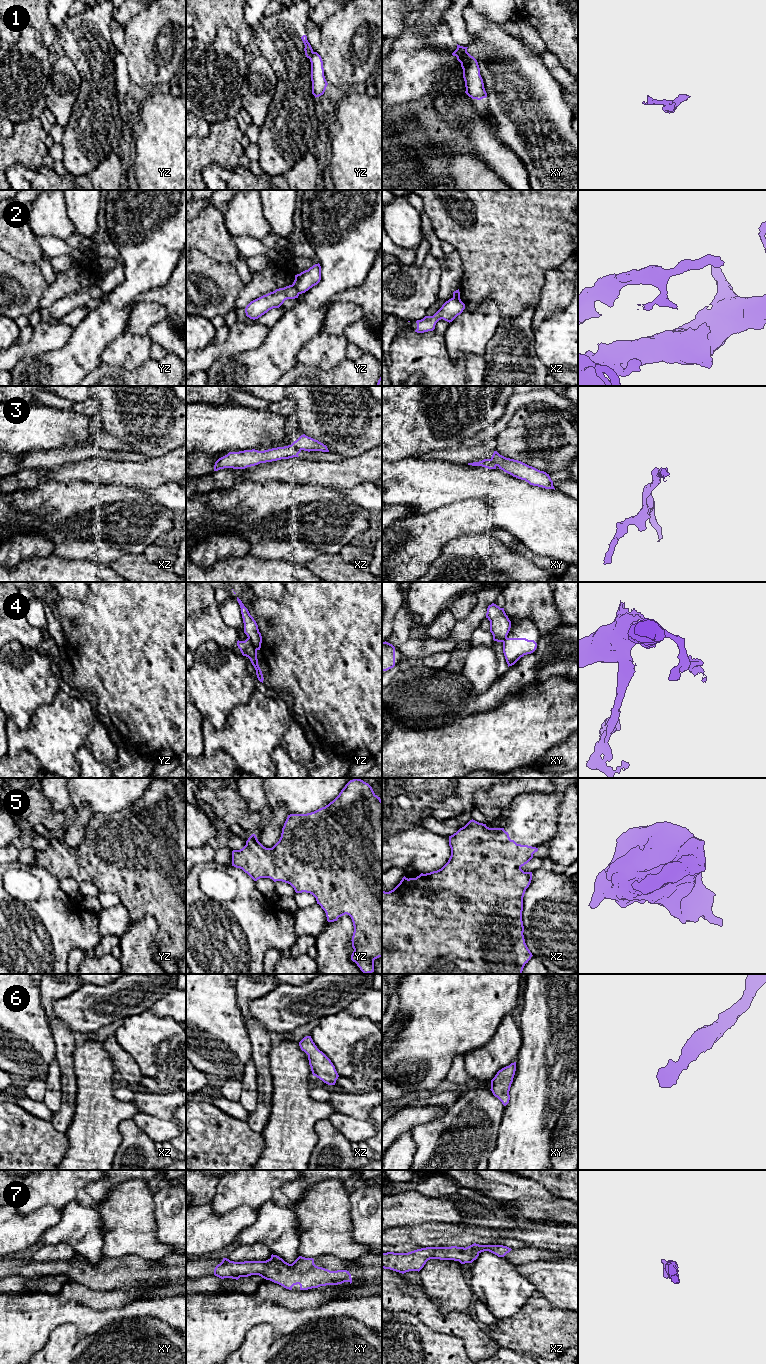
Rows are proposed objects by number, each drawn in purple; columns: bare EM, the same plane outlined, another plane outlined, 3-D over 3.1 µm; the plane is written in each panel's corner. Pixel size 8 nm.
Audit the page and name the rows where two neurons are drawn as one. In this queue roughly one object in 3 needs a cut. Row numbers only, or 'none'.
1, 2, 3, 4

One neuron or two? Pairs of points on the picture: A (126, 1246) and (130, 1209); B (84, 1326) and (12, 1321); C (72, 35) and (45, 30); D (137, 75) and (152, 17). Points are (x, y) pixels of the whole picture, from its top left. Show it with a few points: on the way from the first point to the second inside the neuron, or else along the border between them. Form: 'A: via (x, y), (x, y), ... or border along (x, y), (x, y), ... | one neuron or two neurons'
A: via (126, 1237), (126, 1232), (129, 1229), (129, 1218) | one neuron
B: via (66, 1317), (33, 1317), (30, 1320) | one neuron
C: border along (57, 28), (55, 46) | two neurons
D: via (144, 61), (144, 54), (152, 41), (152, 31) | one neuron

